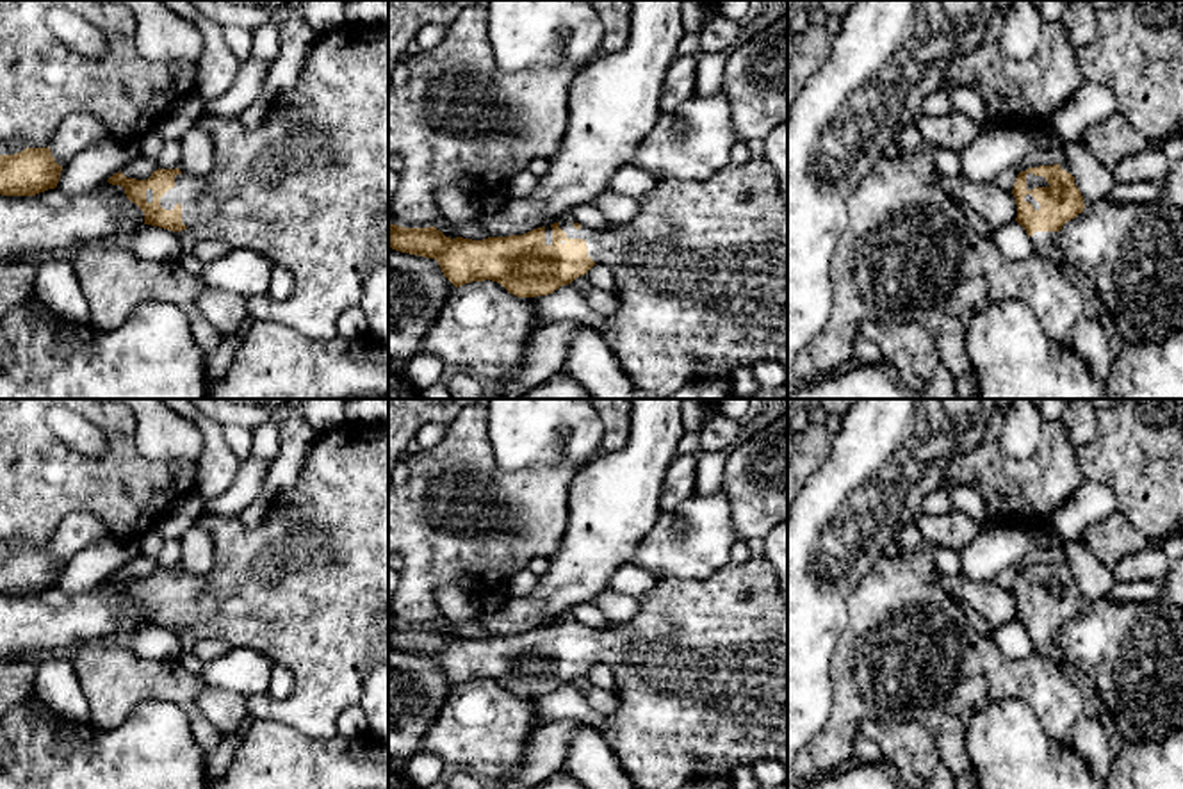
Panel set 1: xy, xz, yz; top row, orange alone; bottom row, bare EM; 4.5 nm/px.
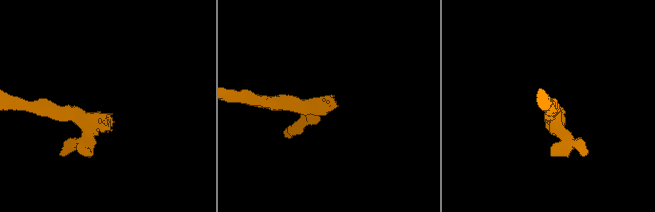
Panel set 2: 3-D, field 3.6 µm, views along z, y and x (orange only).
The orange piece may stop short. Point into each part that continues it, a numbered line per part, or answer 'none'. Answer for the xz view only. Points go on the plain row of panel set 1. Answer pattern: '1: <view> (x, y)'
1: xz (701, 670)

